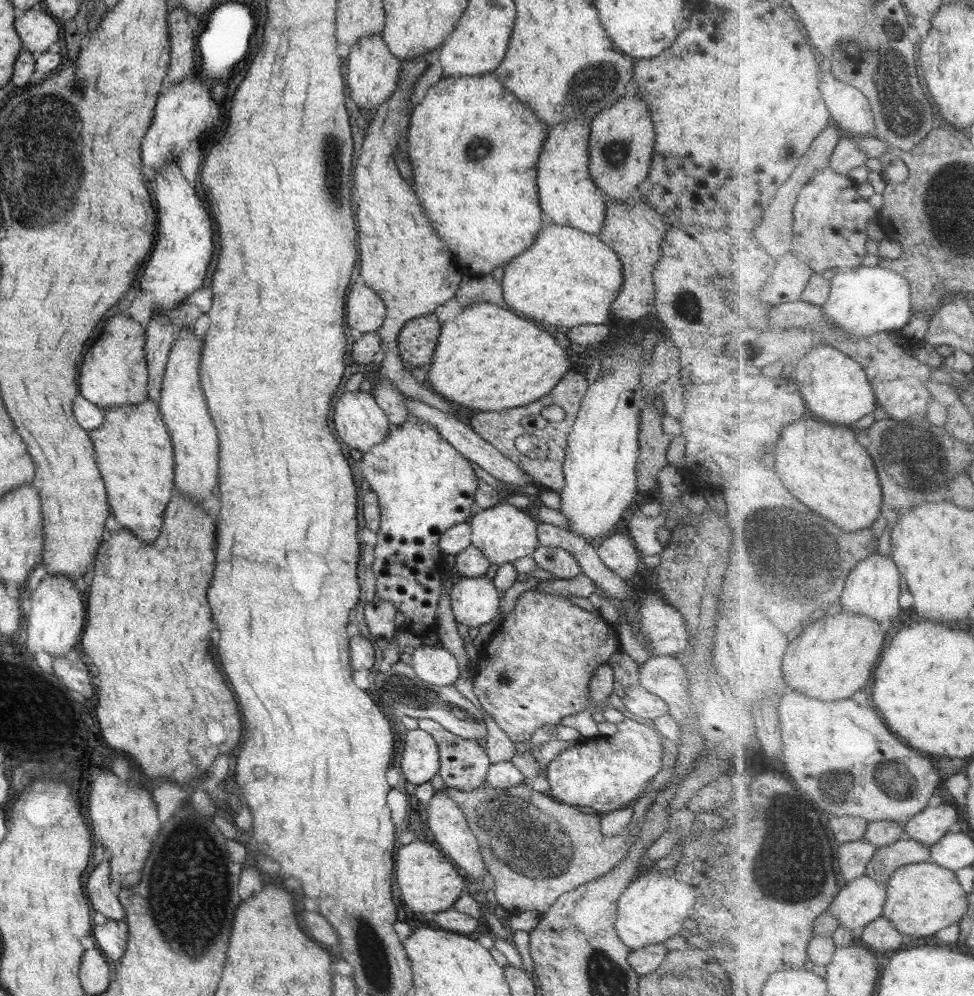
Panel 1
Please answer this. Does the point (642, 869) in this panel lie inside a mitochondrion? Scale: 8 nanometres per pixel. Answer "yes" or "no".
no

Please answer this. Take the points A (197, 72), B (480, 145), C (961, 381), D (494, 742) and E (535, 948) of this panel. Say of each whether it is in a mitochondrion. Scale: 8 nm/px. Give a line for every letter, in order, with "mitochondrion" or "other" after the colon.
A: other
B: mitochondrion
C: other
D: other
E: other

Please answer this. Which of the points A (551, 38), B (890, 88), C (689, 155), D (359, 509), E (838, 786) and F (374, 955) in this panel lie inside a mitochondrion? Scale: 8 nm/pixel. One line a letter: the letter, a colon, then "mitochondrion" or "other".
A: other
B: mitochondrion
C: other
D: other
E: mitochondrion
F: mitochondrion

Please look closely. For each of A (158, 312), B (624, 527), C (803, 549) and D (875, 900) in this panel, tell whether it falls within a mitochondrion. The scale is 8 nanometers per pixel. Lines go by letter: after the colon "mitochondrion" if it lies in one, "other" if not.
A: other
B: other
C: mitochondrion
D: other

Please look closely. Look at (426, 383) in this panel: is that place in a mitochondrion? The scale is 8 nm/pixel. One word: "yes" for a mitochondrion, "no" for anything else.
no

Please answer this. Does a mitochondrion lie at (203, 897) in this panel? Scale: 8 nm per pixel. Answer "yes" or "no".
yes

